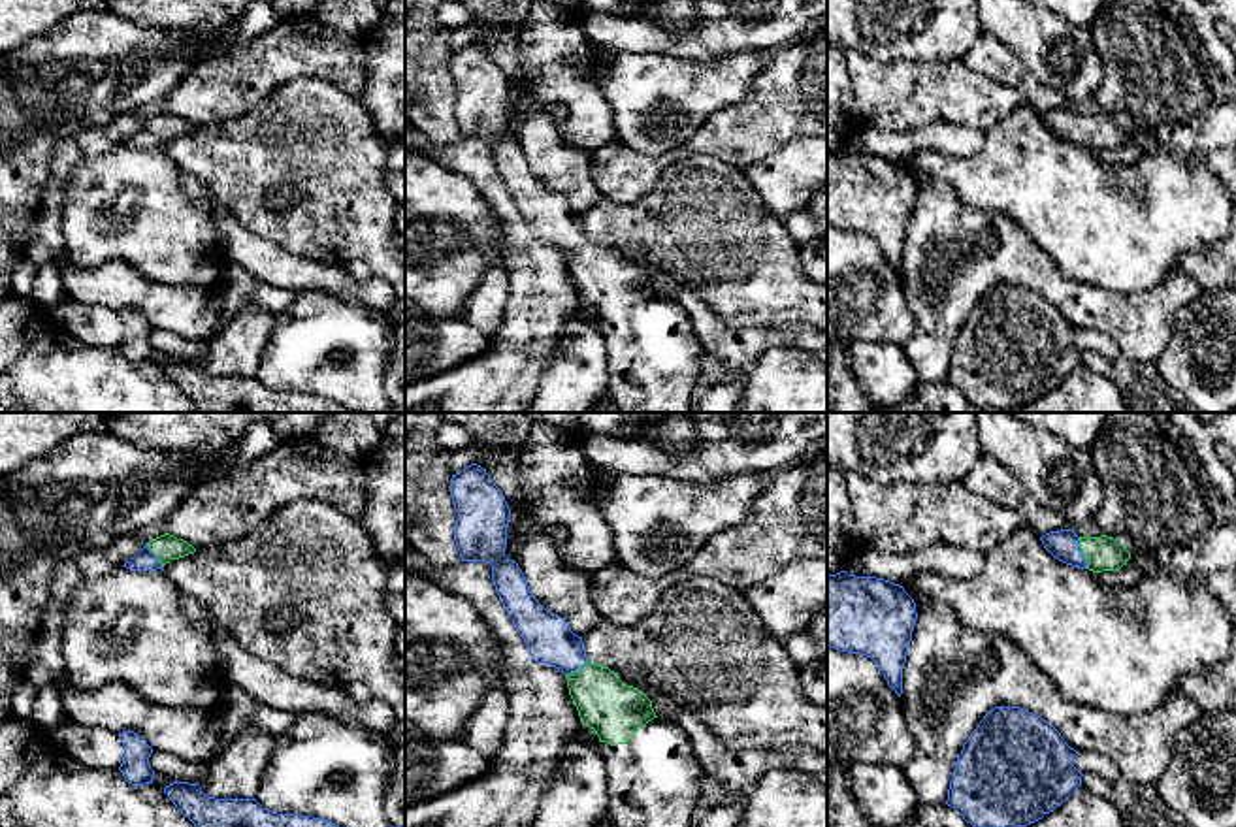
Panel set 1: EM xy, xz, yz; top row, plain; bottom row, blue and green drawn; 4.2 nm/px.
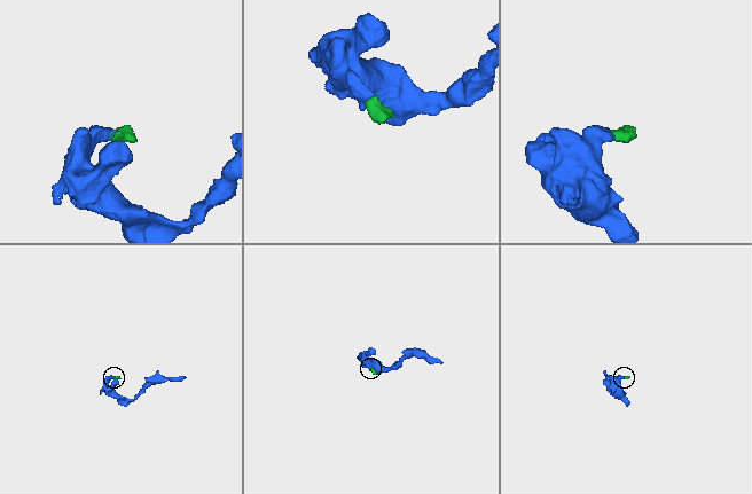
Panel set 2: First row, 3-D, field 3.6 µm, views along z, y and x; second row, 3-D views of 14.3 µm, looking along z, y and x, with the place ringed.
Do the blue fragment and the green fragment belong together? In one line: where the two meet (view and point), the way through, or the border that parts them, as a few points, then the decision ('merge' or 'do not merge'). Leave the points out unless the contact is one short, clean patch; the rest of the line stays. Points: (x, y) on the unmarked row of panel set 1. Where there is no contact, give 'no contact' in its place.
meets blue in yz at (1080, 130); runs through yz (1063, 123), (1080, 130), (1103, 130); merge

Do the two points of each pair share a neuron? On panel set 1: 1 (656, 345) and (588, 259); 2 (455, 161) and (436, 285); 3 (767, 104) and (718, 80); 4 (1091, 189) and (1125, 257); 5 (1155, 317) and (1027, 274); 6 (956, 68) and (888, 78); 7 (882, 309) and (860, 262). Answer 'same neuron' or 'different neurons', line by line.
1: same neuron
2: different neurons
3: different neurons
4: same neuron
5: same neuron
6: same neuron
7: same neuron

